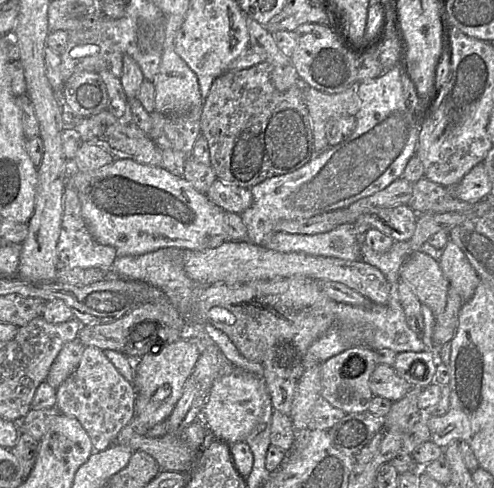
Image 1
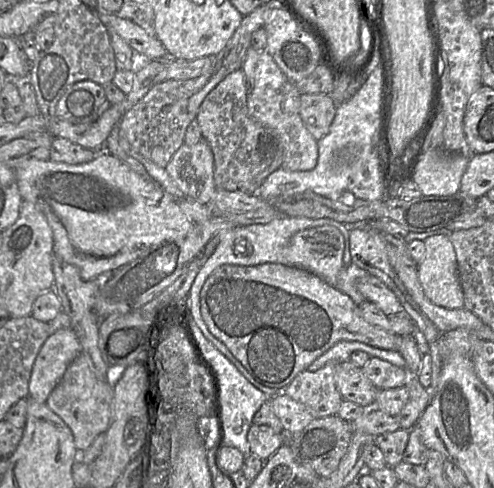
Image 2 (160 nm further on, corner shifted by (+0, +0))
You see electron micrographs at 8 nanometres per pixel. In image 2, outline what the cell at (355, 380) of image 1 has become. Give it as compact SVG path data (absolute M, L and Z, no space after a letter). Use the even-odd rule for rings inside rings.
M329 362L315 372L302 371L279 394L303 404L315 418L336 415L343 402L335 382L339 363Z

